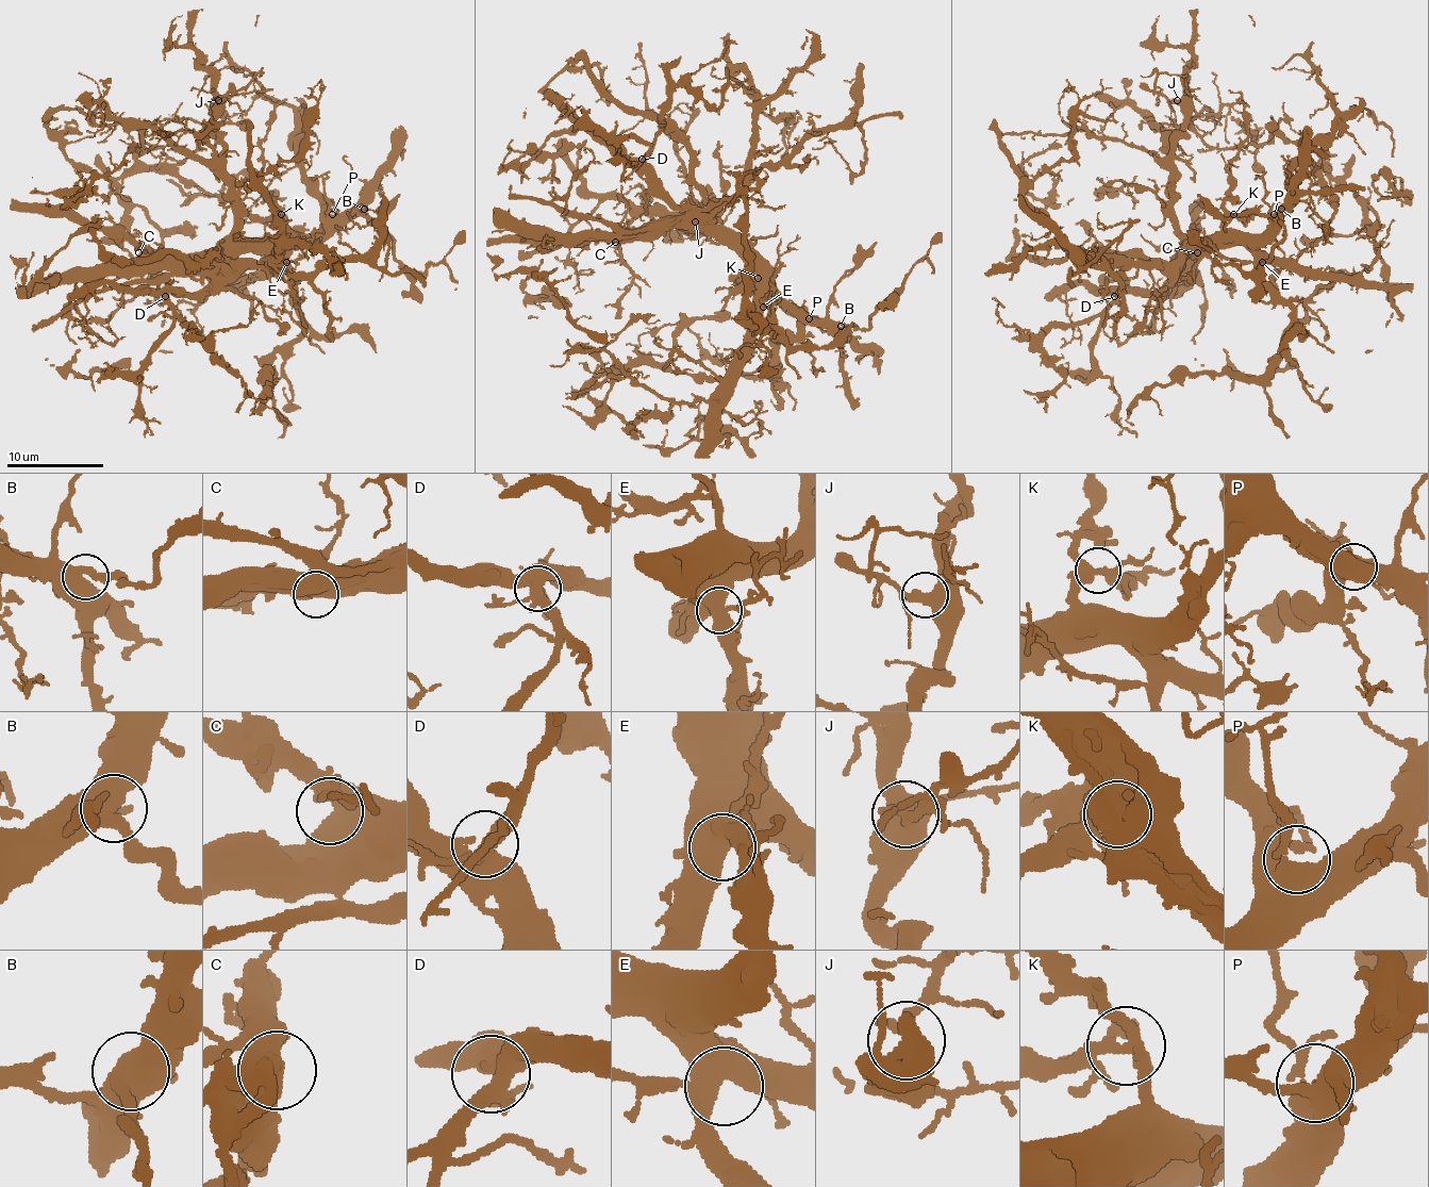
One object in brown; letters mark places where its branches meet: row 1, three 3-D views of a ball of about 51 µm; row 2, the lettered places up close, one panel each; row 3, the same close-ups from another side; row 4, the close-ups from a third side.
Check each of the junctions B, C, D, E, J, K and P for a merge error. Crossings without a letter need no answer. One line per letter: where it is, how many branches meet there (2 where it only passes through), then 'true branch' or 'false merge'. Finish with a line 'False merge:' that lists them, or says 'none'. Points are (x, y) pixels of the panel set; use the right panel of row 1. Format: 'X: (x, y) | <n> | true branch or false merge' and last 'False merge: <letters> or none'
B: (1281, 209) | 2 | true branch
C: (1197, 252) | 2 | true branch
D: (1114, 296) | 3 | true branch
E: (1262, 262) | 3 | true branch
J: (1177, 100) | 2 | true branch
K: (1233, 214) | 4 | true branch
P: (1274, 214) | 3 | true branch
False merge: none

